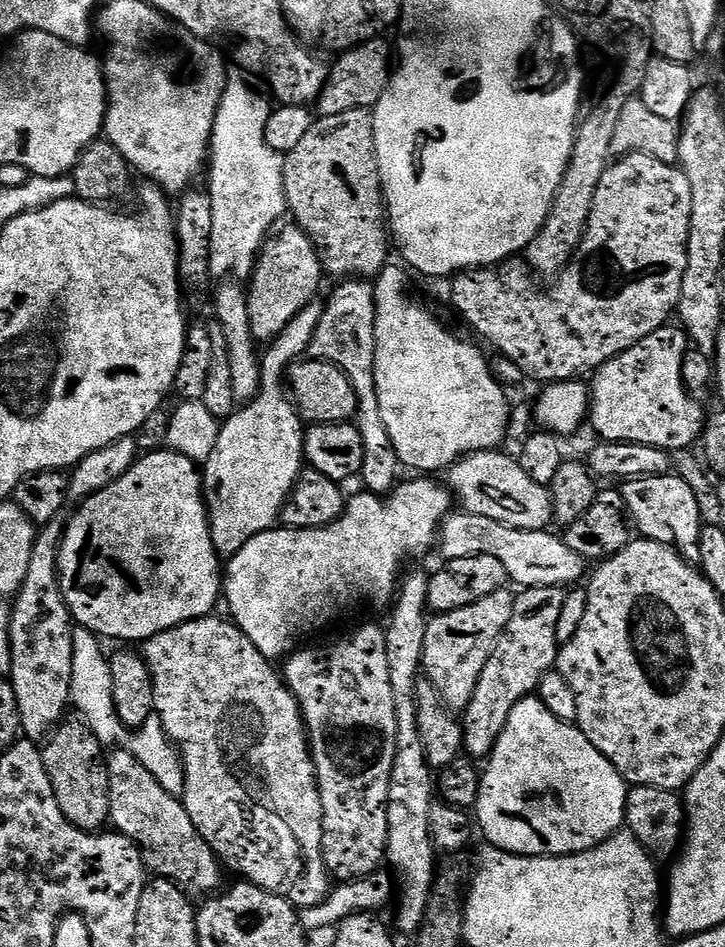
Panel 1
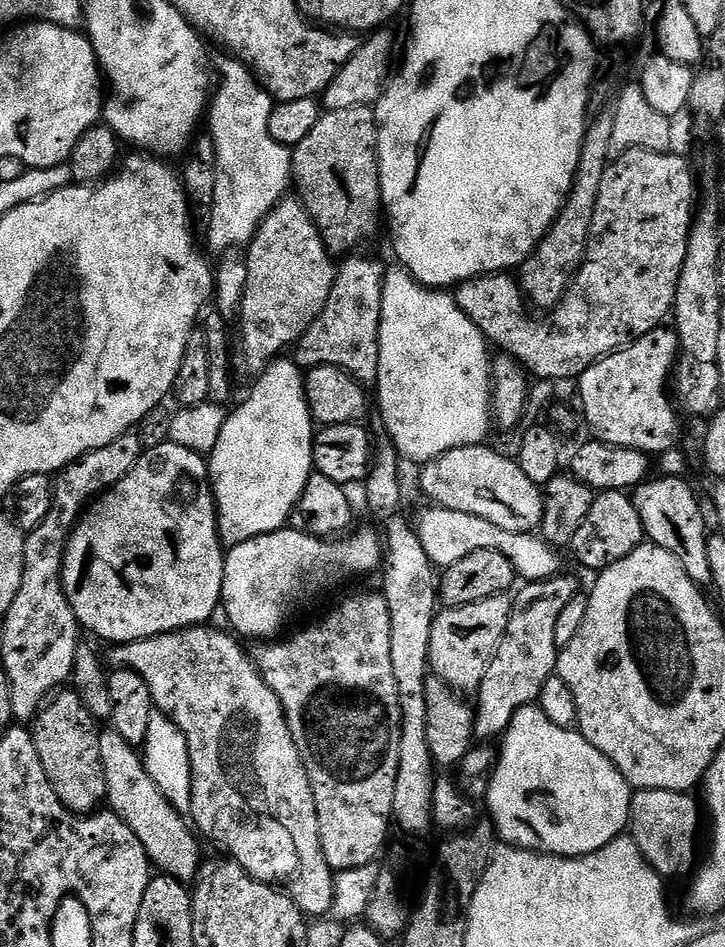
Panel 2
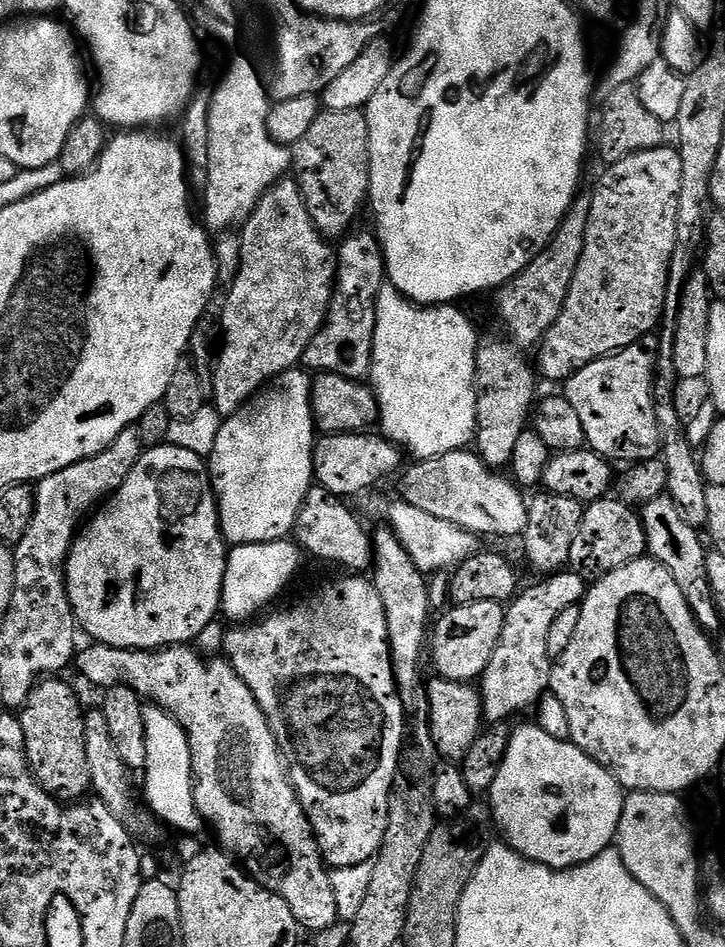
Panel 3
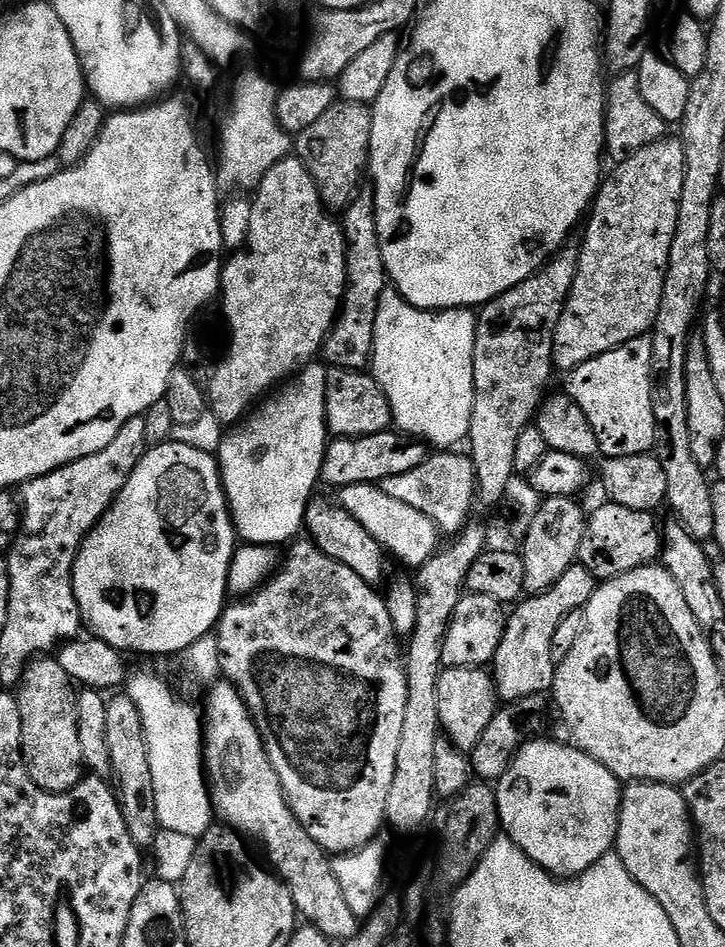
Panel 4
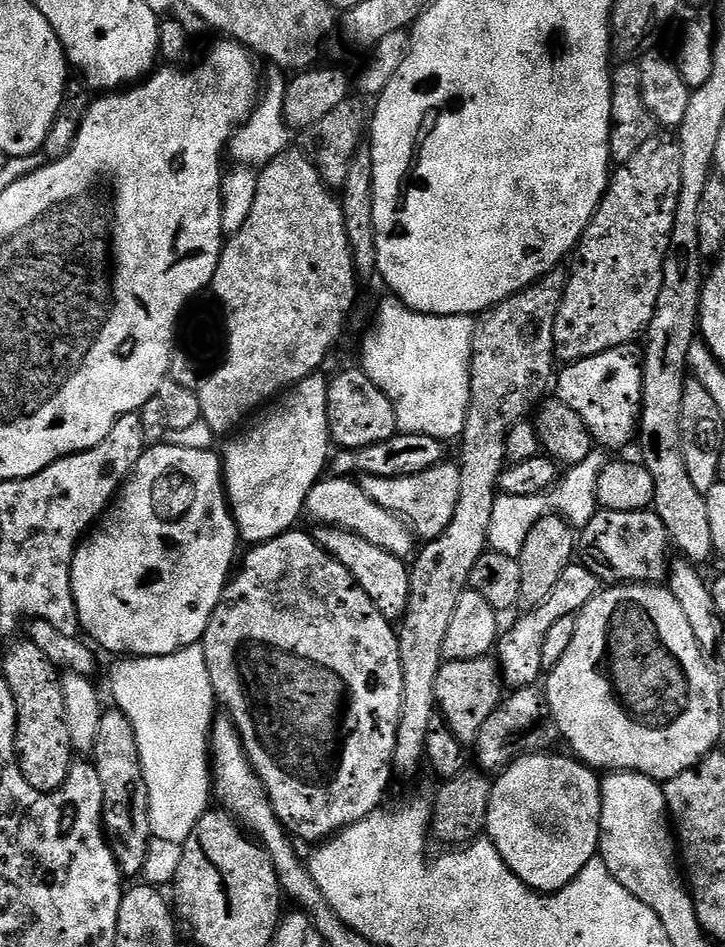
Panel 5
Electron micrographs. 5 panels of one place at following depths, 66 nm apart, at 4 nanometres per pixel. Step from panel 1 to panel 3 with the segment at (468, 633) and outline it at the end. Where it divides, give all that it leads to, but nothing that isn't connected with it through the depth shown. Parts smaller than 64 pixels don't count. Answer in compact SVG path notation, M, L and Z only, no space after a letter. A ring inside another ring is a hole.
M483 600L449 607L437 624L435 621L430 634L430 660L436 663L436 668L440 671L437 673L446 680L465 682L475 681L475 676L476 679L483 677L486 666L498 646L505 613L505 605L498 600Z

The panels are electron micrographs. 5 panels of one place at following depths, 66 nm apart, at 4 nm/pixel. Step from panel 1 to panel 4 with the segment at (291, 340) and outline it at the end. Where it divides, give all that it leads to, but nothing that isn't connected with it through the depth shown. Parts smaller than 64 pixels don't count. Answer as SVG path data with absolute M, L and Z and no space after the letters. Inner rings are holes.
M313 362L307 368L300 369L295 379L285 383L275 394L269 395L251 413L252 420L250 416L231 430L225 431L218 453L220 480L224 483L224 497L228 499L228 510L232 513L236 535L244 544L264 541L276 546L283 536L288 542L292 542L301 535L301 525L304 524L309 501L314 496L312 491L315 490L316 483L319 485L322 480L320 472L328 441L325 422L328 373L329 369L320 362Z

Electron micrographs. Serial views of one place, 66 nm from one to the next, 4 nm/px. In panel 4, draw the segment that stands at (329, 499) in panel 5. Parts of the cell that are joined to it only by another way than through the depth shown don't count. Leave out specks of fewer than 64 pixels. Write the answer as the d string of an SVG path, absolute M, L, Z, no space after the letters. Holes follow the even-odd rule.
M351 484L339 489L338 504L348 511L354 519L366 528L385 553L397 556L406 567L418 570L435 552L442 547L442 533L436 524L422 510L414 510L414 506L406 506L406 502L398 502L398 498L390 498L383 487L374 484Z

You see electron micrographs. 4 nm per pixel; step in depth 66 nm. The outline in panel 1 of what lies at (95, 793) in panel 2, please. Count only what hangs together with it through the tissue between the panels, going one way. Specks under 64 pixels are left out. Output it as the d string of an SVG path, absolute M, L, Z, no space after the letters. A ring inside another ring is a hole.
M65 719L43 741L42 753L46 774L49 775L54 798L57 799L62 814L83 831L95 832L103 829L109 823L111 814L106 752L84 720Z

